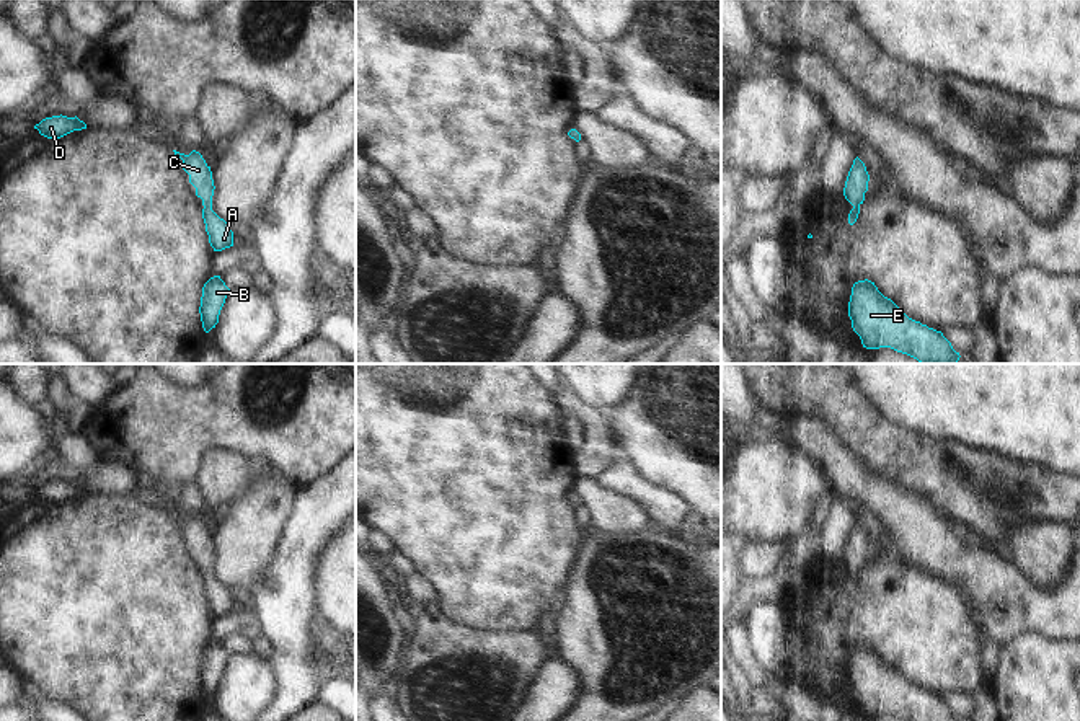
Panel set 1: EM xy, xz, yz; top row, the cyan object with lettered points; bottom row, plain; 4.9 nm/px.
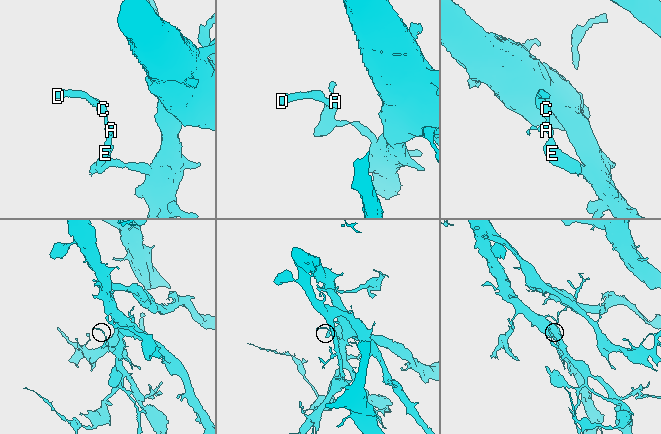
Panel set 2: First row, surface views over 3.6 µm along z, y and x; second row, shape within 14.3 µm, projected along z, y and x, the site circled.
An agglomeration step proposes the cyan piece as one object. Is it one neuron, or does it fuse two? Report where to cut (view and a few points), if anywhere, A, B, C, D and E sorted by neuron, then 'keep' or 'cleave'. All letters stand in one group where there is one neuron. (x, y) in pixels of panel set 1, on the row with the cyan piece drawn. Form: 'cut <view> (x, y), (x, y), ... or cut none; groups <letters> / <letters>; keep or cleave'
cut none; groups A B C D E; keep

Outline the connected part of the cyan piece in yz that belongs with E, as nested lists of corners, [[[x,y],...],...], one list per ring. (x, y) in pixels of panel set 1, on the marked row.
[[[868,279],[853,284],[848,316],[866,349],[891,347],[920,364],[958,364],[961,357],[941,331],[909,318]]]

